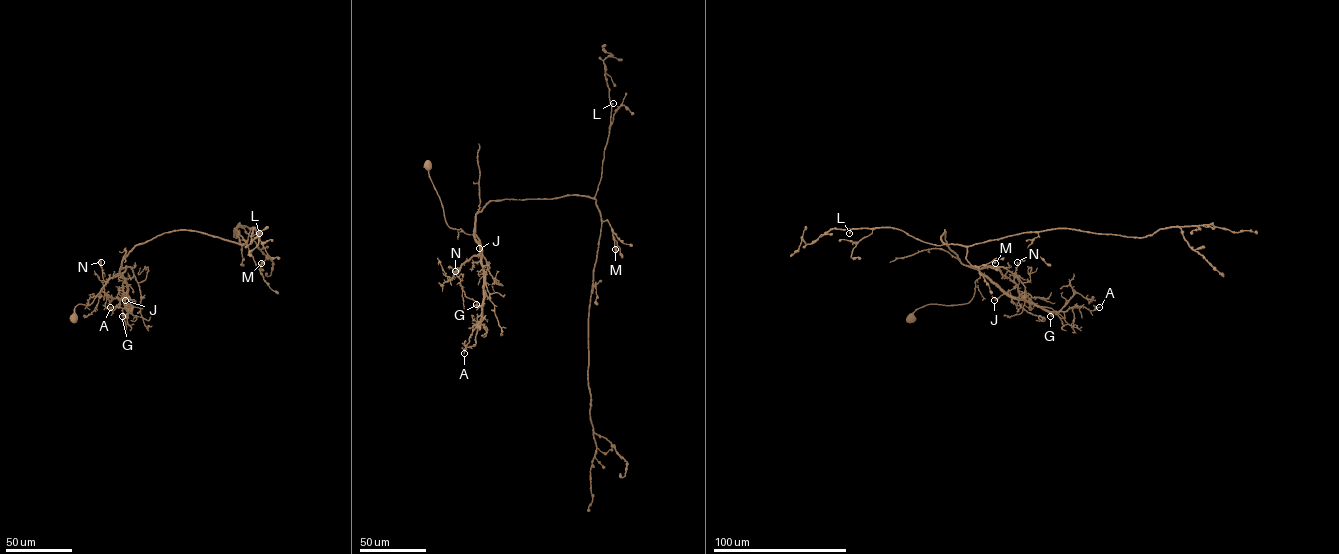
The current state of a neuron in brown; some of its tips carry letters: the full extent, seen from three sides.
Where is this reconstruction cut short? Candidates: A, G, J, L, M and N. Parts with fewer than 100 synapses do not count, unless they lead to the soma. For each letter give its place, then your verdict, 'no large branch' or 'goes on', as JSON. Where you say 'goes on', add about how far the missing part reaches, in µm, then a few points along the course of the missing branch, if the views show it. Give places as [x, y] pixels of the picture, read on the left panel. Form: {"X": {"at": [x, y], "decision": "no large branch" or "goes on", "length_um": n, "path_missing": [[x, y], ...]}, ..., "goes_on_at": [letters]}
{"A": {"at": [110, 307], "decision": "no large branch"}, "G": {"at": [122, 316], "decision": "goes on", "length_um": 70, "path_missing": [[122, 316], [99, 317], [77, 313], [65, 292]]}, "J": {"at": [125, 300], "decision": "no large branch"}, "L": {"at": [259, 233], "decision": "no large branch"}, "M": {"at": [261, 263], "decision": "no large branch"}, "N": {"at": [101, 262], "decision": "no large branch"}, "goes_on_at": ["G"]}

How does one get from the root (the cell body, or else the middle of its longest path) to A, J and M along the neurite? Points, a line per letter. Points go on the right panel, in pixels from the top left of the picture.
A: (911, 317), (929, 304), (968, 303), (981, 273), (1008, 294), (1049, 311), (1099, 307)
J: (911, 317), (917, 309), (929, 304), (968, 303), (981, 273), (1003, 293), (994, 300)
M: (911, 317), (974, 295), (980, 273), (946, 245), (945, 230), (941, 240), (965, 246), (972, 265), (995, 263)

